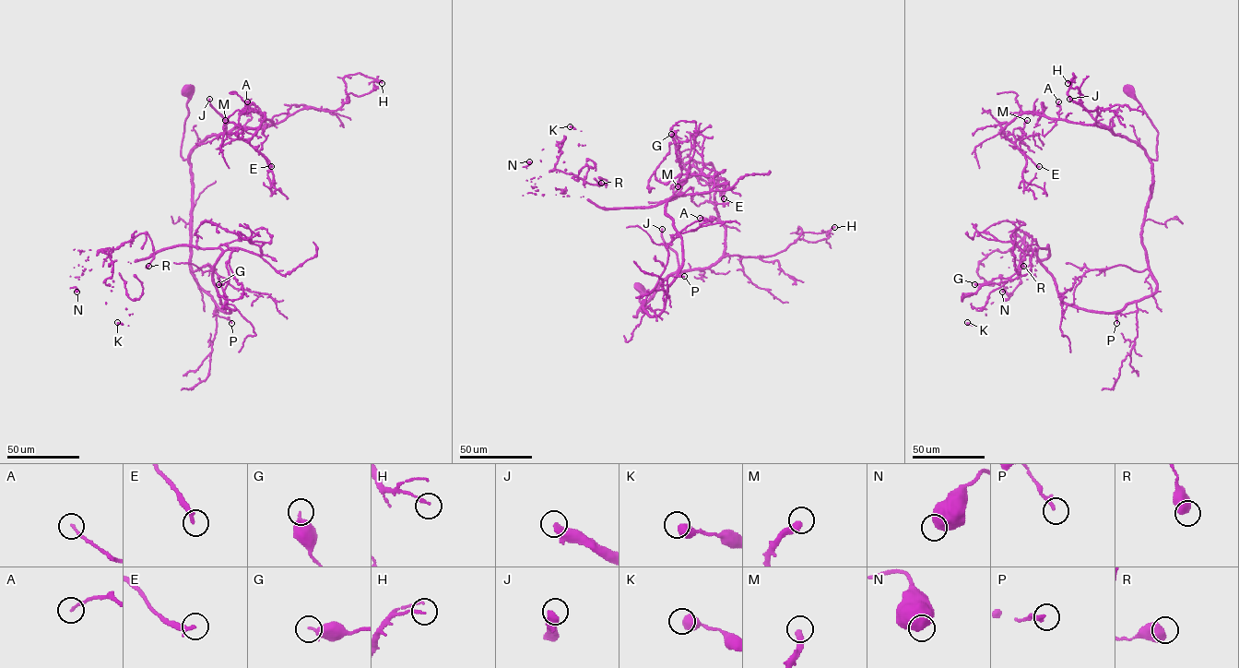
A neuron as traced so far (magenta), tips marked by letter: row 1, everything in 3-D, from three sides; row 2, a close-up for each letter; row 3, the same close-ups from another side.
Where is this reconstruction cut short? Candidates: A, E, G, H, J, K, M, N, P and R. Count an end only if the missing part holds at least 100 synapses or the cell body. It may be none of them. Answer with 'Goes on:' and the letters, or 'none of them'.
Goes on: J

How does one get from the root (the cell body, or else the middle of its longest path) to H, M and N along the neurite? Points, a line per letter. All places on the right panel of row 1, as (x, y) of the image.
H: (1127, 89), (1158, 132), (1156, 160), (1097, 125), (1097, 107), (1086, 111), (1067, 94), (1073, 73), (1067, 83)
M: (1127, 89), (1158, 132), (1156, 160), (1110, 127), (1032, 113), (1017, 115), (1004, 135), (1020, 139), (1027, 120)
N: (1127, 89), (1158, 133), (1141, 233), (1156, 291), (1070, 305), (1048, 245), (1002, 292)

